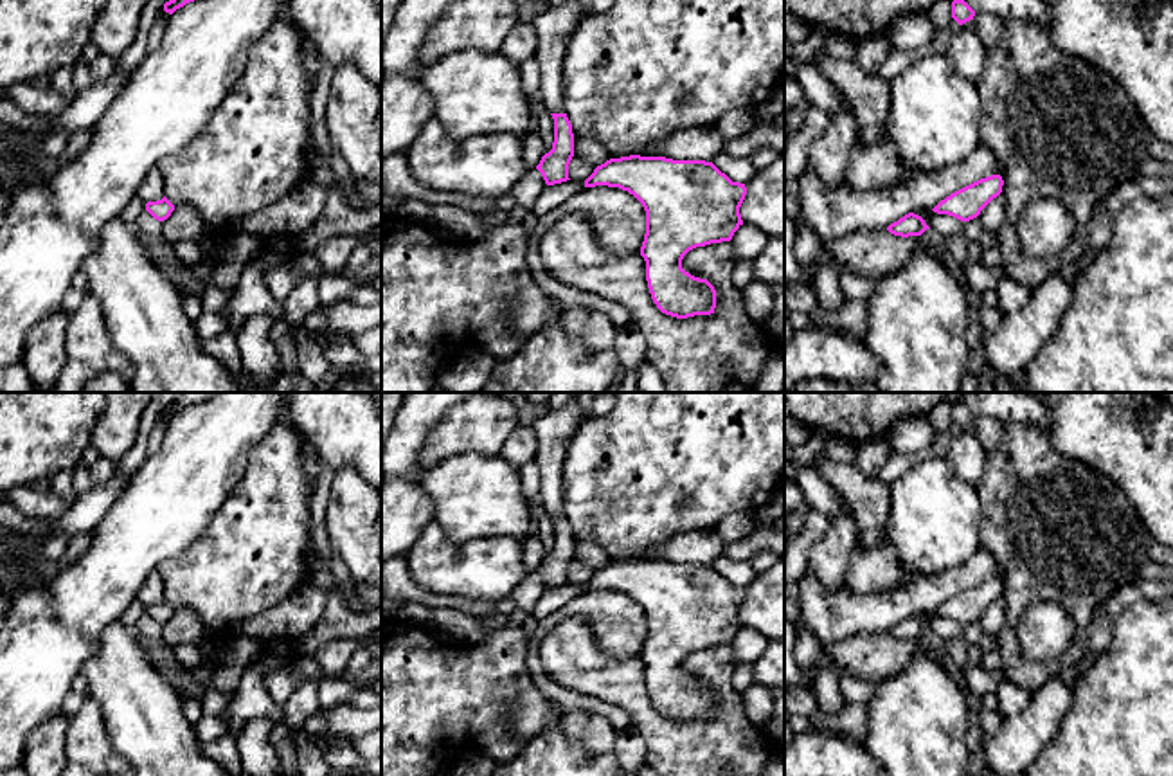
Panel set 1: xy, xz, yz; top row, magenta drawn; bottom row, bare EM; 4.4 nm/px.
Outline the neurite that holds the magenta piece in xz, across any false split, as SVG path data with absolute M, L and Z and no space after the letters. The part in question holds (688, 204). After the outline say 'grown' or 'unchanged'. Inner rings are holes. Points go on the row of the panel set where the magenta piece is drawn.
M630 155L597 166L585 180L585 187L595 185L619 187L642 203L646 234L640 256L646 261L646 281L657 308L676 319L714 313L714 286L707 279L685 272L682 259L696 247L732 239L743 225L739 207L747 194L745 184L732 182L712 162Z; unchanged

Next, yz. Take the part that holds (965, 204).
M1000 175L980 178L945 200L941 200L932 211L937 214L948 214L961 221L970 221L980 214L980 211L1002 193L1004 180Z; unchanged

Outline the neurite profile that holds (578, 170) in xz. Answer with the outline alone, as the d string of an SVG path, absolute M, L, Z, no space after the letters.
M572 157L569 164L569 178L576 182L585 182L594 173L595 167L597 164L588 164L578 157Z

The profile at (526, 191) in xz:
M527 169L527 173L515 184L511 196L516 205L524 211L531 209L542 191L547 187L542 173L534 169Z

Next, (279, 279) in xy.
M281 263L264 274L264 283L273 299L284 304L291 288L304 277L304 270L293 263Z

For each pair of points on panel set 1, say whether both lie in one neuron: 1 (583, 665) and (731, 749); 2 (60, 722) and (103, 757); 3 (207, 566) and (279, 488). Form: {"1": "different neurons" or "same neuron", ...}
{"1": "same neuron", "2": "different neurons", "3": "same neuron"}

